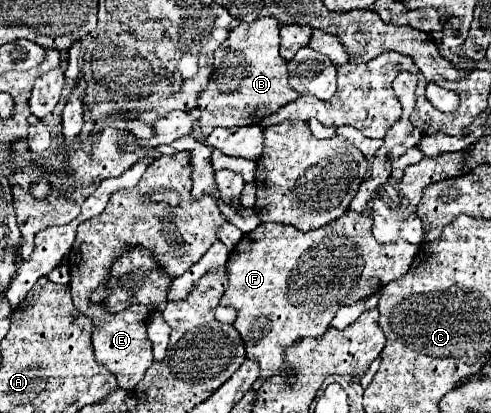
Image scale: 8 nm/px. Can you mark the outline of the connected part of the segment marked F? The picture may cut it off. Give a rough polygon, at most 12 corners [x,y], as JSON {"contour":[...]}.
{"contour":[[347,211],[307,233],[261,223],[221,305],[259,379],[339,307],[405,275],[417,245]]}

